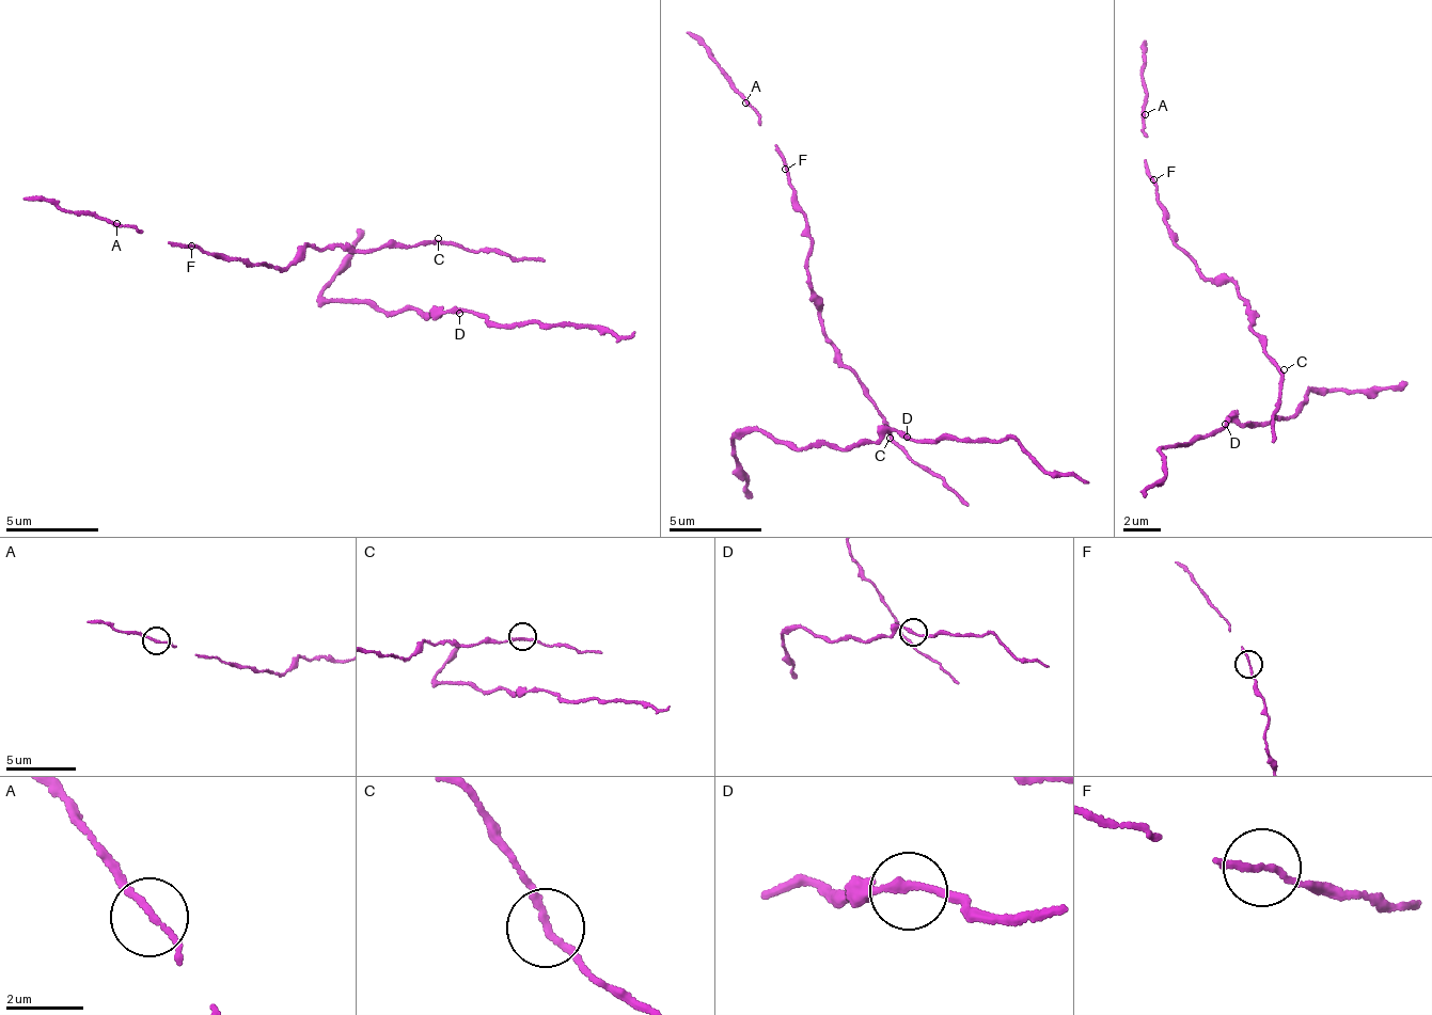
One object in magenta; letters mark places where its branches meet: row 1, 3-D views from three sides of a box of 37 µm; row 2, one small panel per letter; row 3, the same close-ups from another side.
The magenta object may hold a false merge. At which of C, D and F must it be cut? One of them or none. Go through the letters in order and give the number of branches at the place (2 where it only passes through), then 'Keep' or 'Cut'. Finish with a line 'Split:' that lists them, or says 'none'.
C: Branches: 2. Keep
D: Branches: 2. Keep
F: Branches: 2. Keep
Split: none

